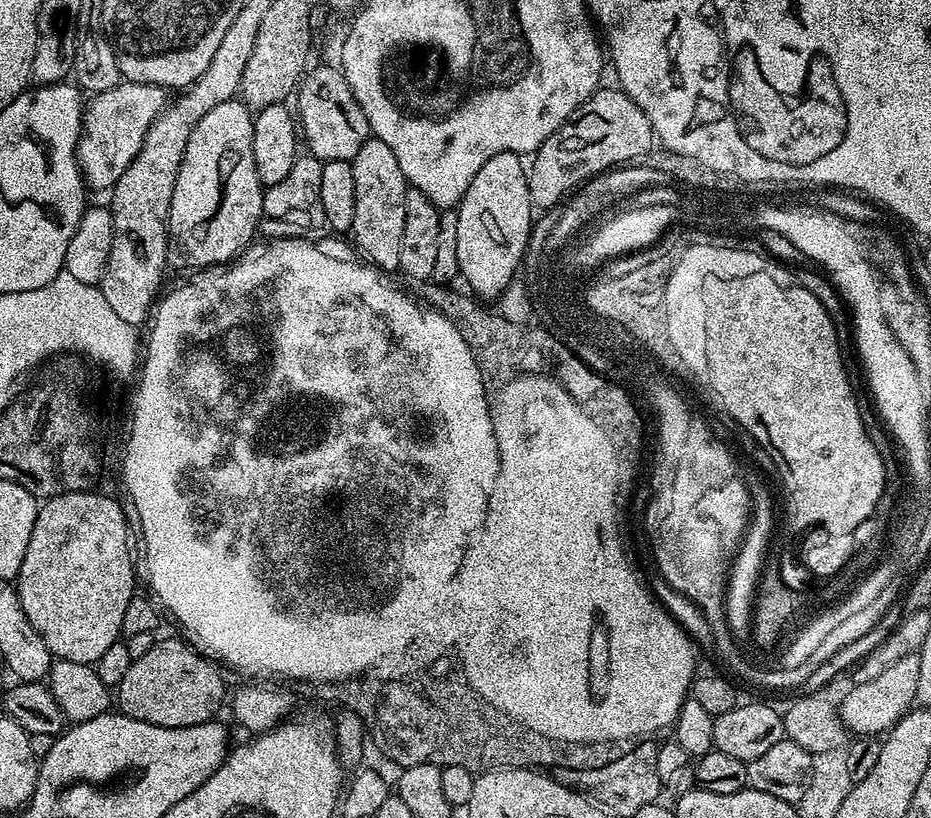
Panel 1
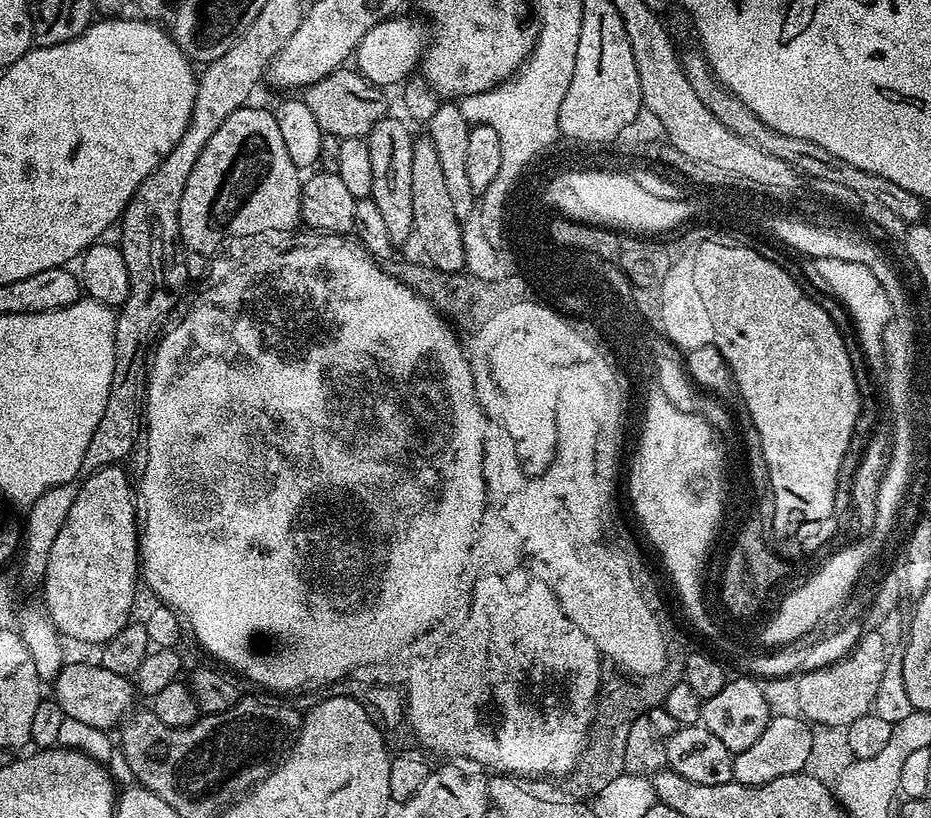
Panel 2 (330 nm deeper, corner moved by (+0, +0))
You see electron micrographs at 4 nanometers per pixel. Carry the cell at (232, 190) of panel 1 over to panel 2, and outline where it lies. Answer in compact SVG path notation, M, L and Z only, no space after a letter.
M245 106L234 110L198 154L190 178L182 190L180 203L180 238L185 249L195 252L197 257L209 253L225 233L257 232L263 228L286 228L289 224L301 221L300 189L302 187L301 169L290 162L282 134L278 131L275 111Z

